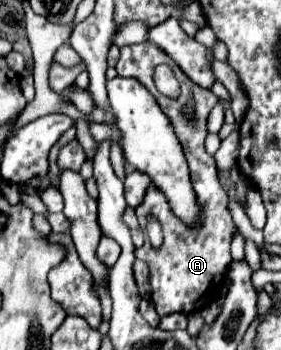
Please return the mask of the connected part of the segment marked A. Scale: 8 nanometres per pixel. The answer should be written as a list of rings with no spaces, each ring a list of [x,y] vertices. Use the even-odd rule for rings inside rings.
[[[149,41],[121,47],[121,57],[119,57],[115,69],[121,77],[135,77],[157,99],[159,107],[169,117],[169,121],[175,129],[175,135],[185,151],[189,171],[191,171],[193,191],[197,195],[197,205],[199,205],[197,223],[185,225],[181,219],[177,219],[177,215],[173,215],[167,199],[161,195],[161,189],[157,189],[155,183],[151,183],[145,193],[143,203],[135,209],[135,215],[137,215],[141,227],[145,227],[149,213],[153,213],[161,221],[163,245],[159,249],[153,249],[147,239],[143,243],[143,247],[135,249],[135,257],[145,259],[151,267],[151,303],[155,305],[159,317],[165,317],[165,315],[171,315],[177,311],[179,313],[199,311],[203,305],[213,303],[221,295],[223,279],[225,279],[227,267],[231,263],[229,243],[231,243],[231,233],[235,229],[231,213],[227,211],[227,193],[217,179],[215,161],[205,151],[205,137],[209,133],[207,131],[207,115],[219,103],[219,99],[209,89],[203,89],[197,83],[193,83],[165,51],[161,51],[155,43],[149,43]],[[161,63],[167,63],[175,71],[175,77],[181,83],[181,95],[177,99],[161,95],[153,83],[153,71]]]

